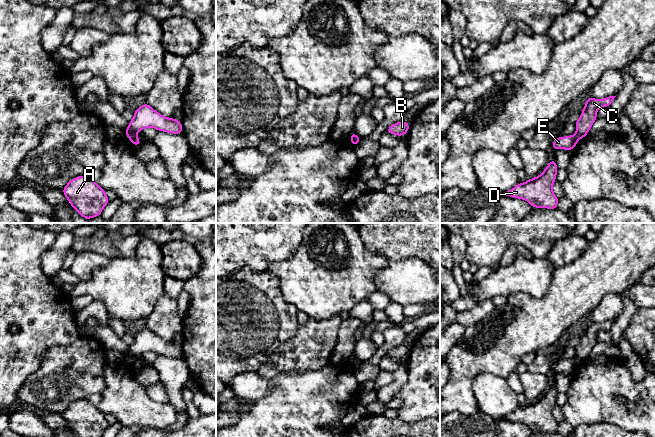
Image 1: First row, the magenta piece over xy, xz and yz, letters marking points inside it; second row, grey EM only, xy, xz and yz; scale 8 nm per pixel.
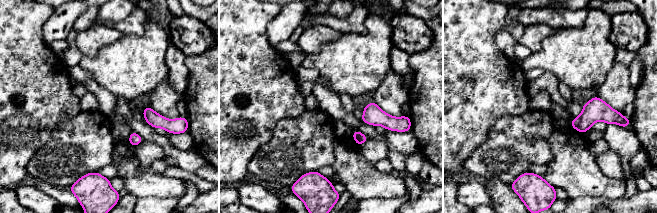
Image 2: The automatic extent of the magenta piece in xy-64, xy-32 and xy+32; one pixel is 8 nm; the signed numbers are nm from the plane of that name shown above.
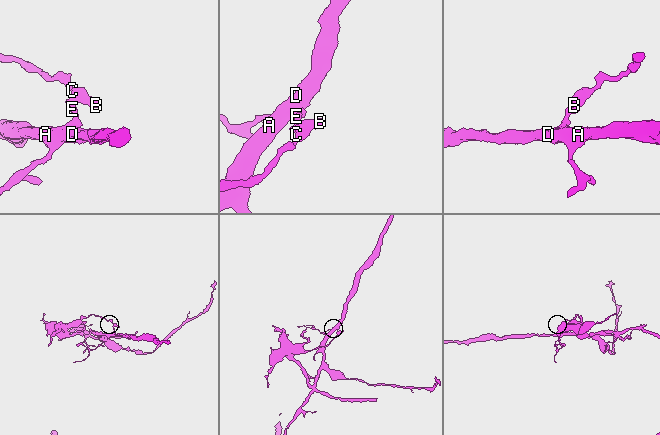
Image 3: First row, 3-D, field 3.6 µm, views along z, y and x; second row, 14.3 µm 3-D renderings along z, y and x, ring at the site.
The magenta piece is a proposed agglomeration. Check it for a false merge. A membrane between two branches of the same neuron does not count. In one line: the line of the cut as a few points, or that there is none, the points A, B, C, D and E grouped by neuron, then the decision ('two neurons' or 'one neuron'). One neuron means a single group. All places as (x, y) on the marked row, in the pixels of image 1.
xy (133, 133), (126, 135) | A D E / B C | two neurons

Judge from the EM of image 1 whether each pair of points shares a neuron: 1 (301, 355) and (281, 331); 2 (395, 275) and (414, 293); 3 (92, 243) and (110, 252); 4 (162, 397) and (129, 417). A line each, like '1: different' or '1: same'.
1: different
2: same
3: same
4: different

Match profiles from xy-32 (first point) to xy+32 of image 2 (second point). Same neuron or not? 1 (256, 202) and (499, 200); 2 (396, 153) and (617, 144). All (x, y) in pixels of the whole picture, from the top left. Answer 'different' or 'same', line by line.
1: different
2: same

